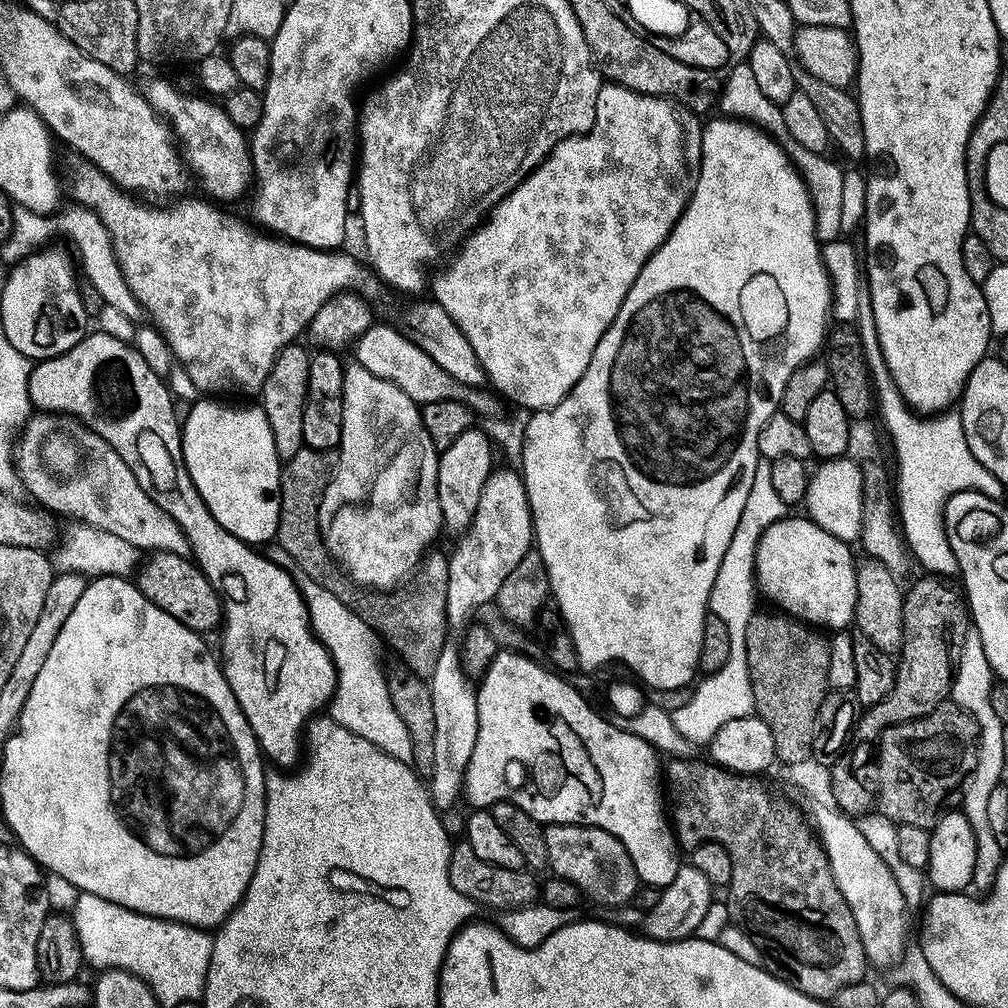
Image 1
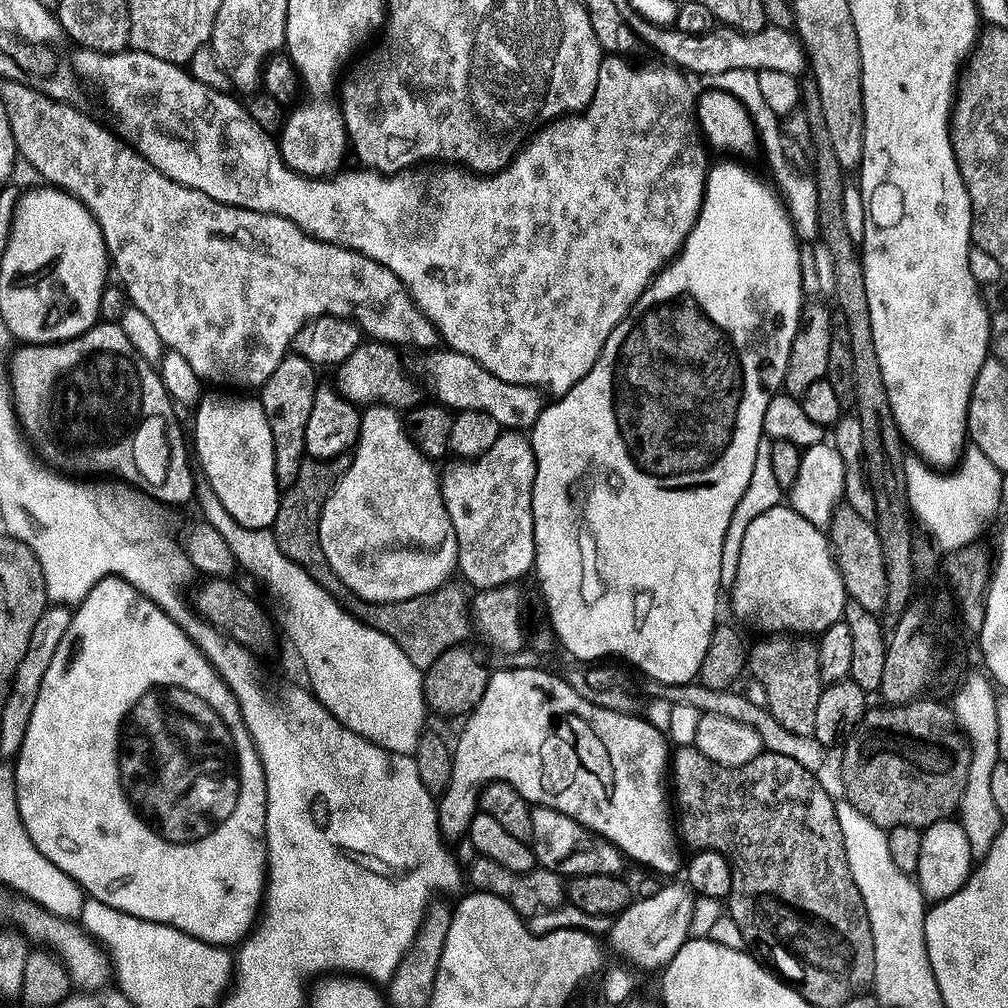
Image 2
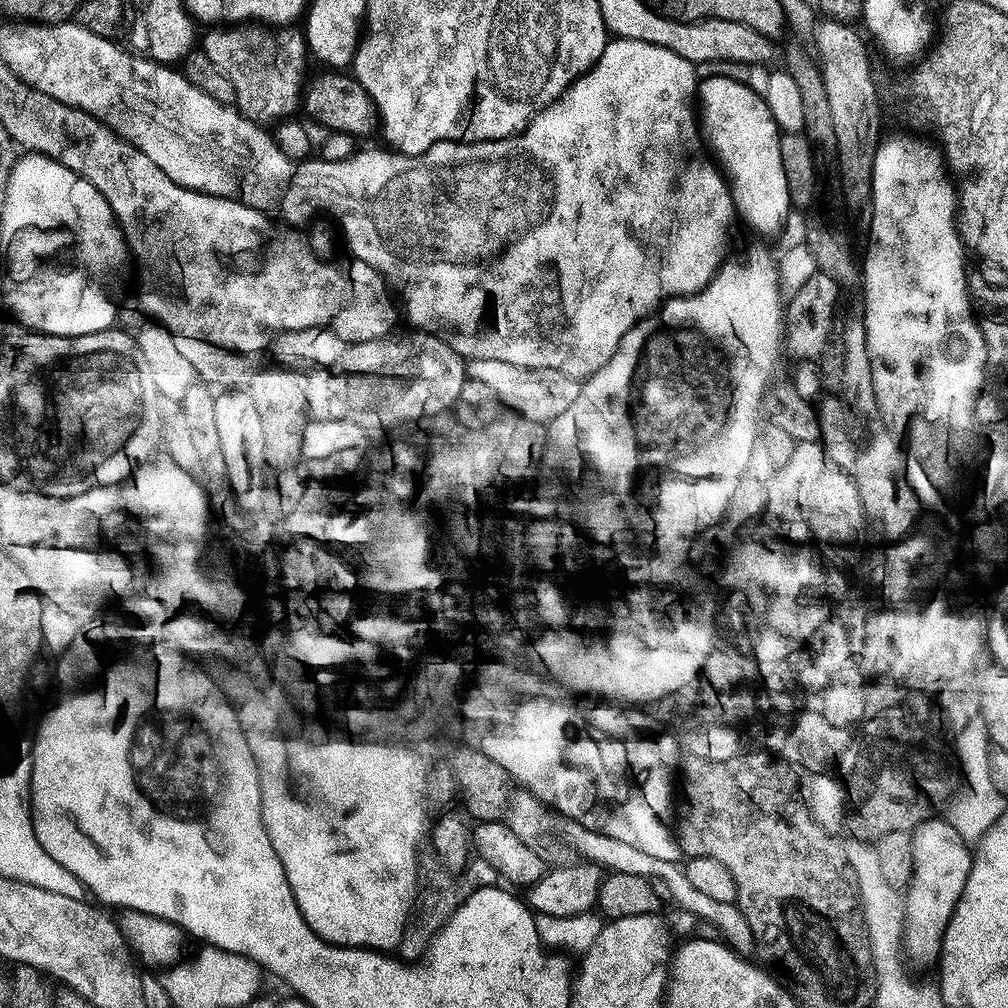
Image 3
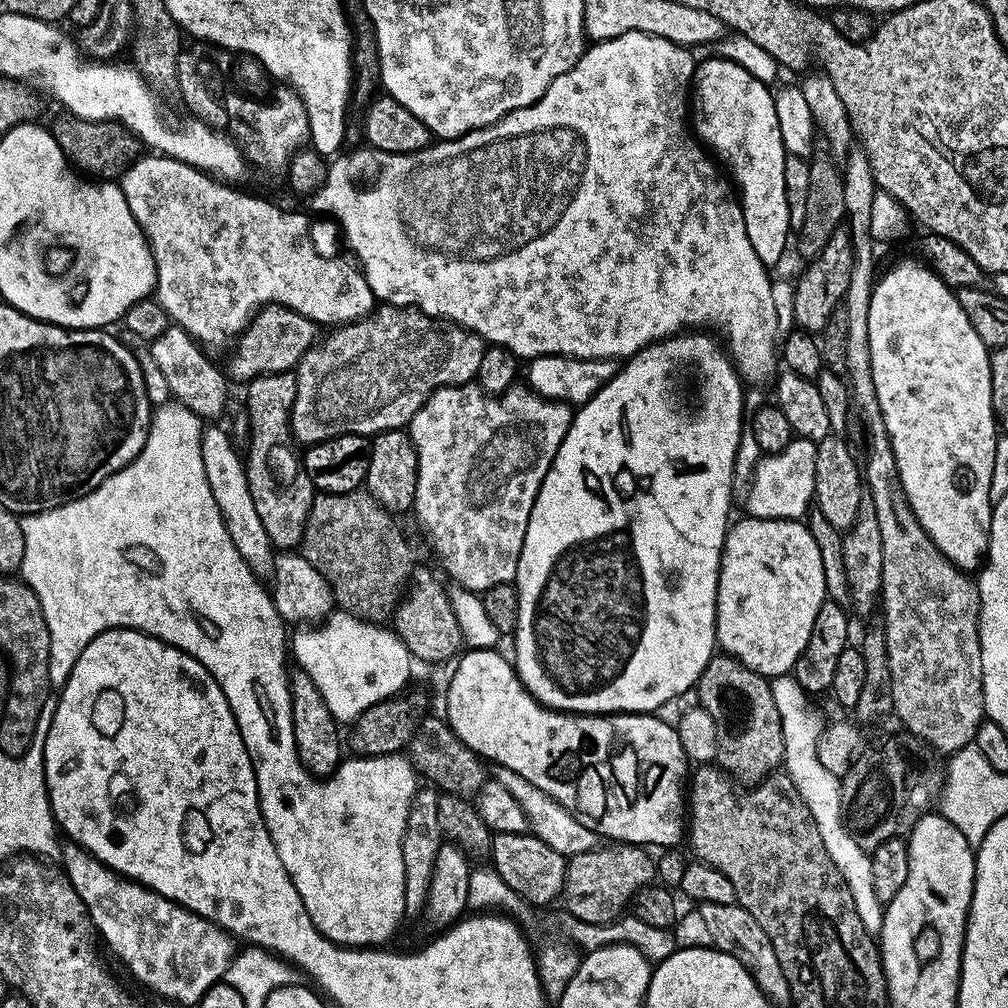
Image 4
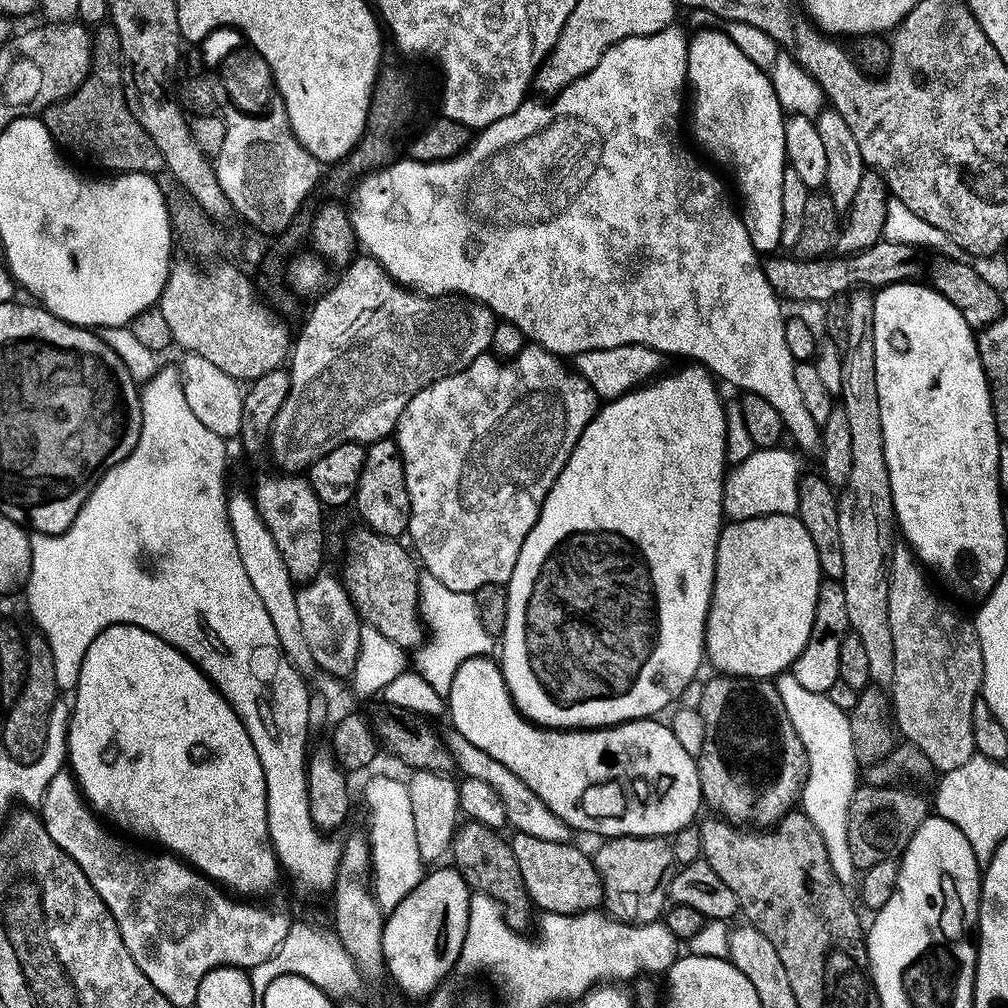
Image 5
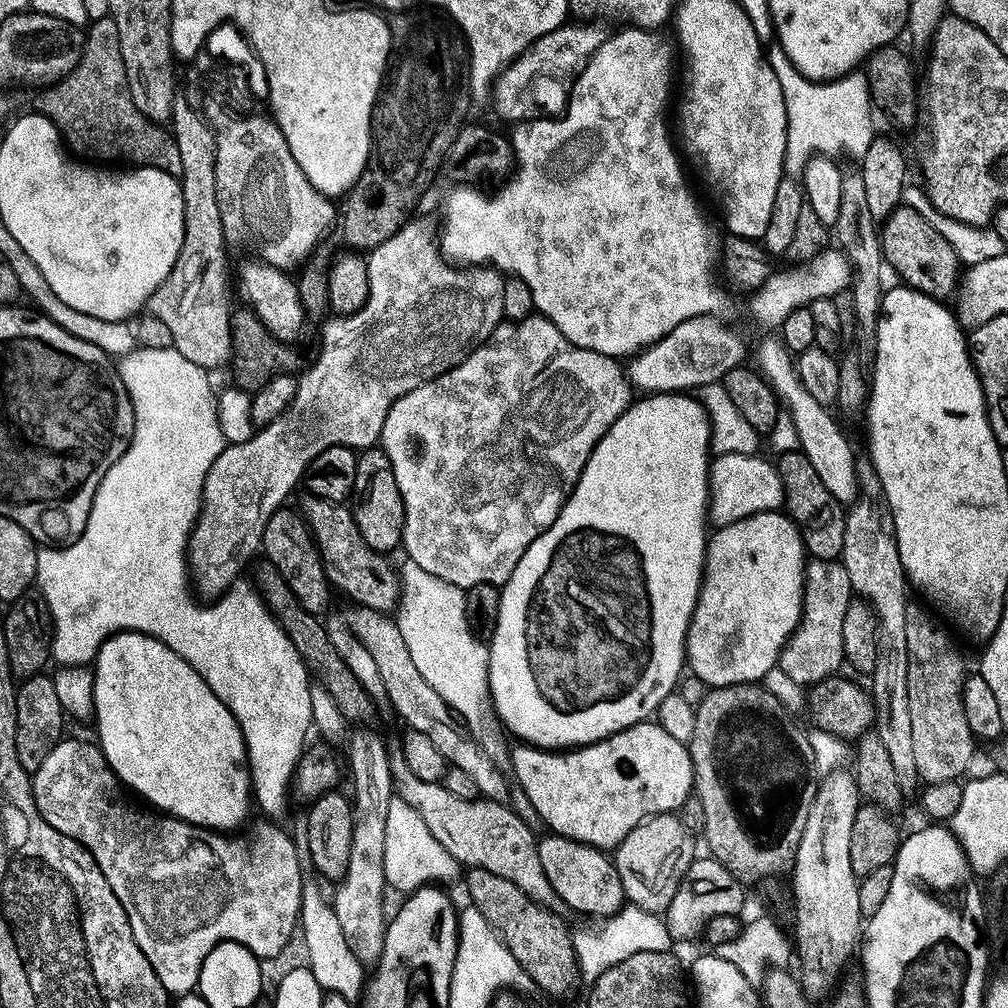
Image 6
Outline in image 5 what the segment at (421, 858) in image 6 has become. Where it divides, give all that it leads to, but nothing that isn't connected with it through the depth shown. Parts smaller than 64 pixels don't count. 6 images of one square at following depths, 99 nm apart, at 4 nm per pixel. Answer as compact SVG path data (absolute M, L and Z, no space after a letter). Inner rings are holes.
M388 780L384 784L384 792L376 788L369 798L368 804L372 807L372 820L380 824L370 833L372 849L372 865L374 869L374 895L377 903L384 910L391 910L414 890L421 876L426 871L425 861L421 859L415 849L415 832L410 826L400 828L400 812L409 811L407 795L402 794L402 784L396 780Z

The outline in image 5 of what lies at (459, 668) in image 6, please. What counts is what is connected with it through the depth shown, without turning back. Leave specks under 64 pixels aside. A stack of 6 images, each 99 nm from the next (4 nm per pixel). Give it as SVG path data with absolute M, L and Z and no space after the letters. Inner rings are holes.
M421 571L417 582L417 598L419 600L419 617L426 629L426 639L420 647L415 649L416 664L414 664L414 668L415 671L422 674L422 678L426 678L426 682L430 682L430 686L434 686L437 694L447 697L448 692L452 689L454 676L458 674L458 668L462 666L462 662L475 656L488 656L491 648L493 651L494 638L490 634L486 634L486 630L482 630L482 622L478 622L478 610L472 601L472 593L450 590L450 586L438 582L438 578L434 578L434 574Z

